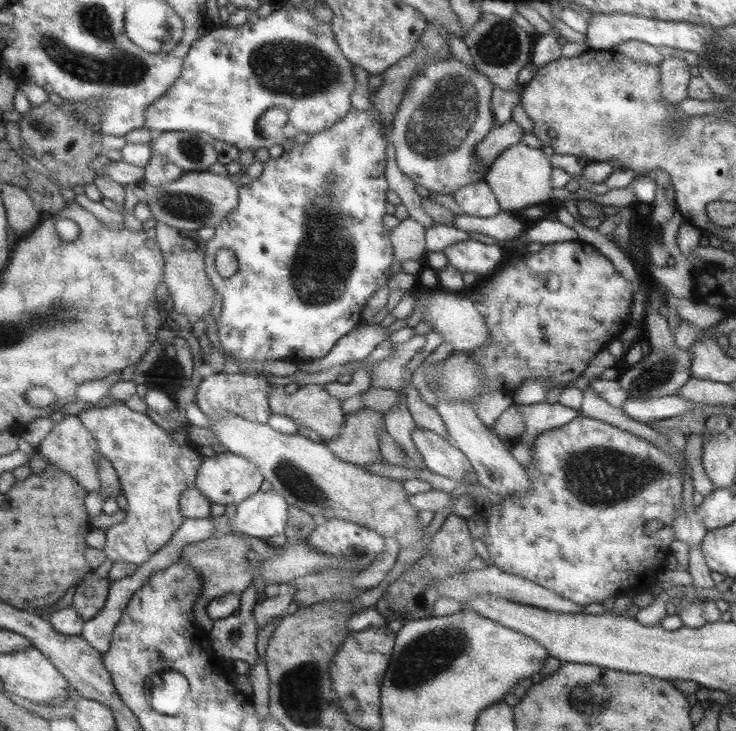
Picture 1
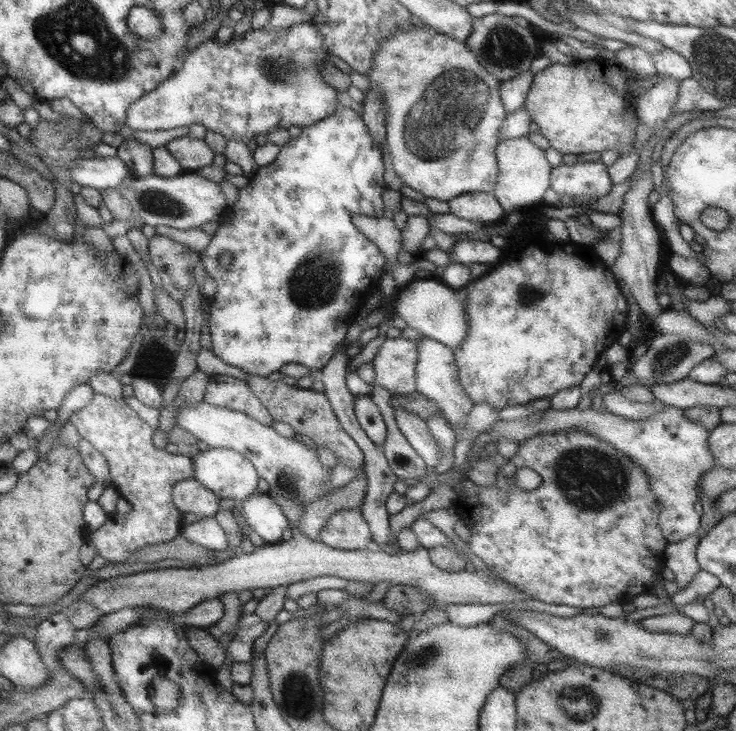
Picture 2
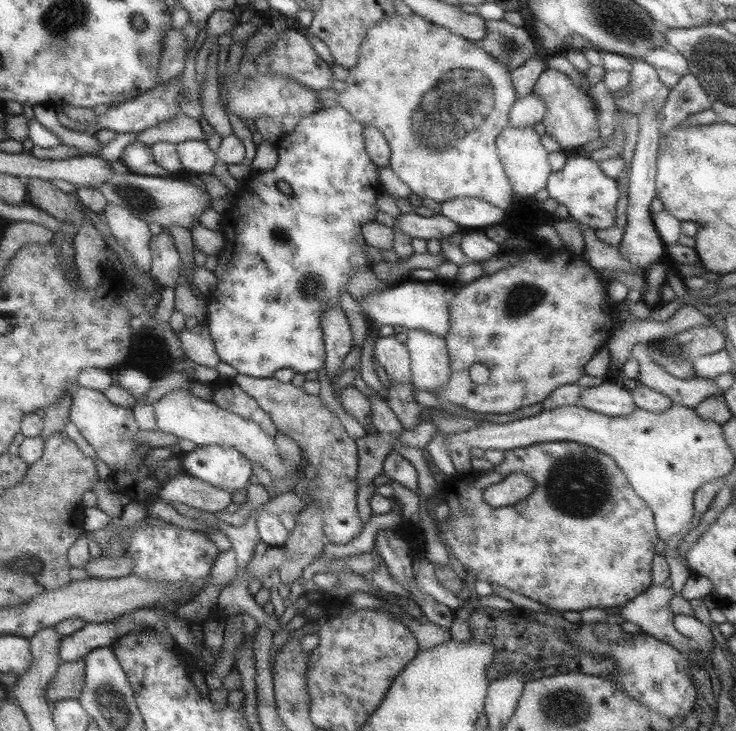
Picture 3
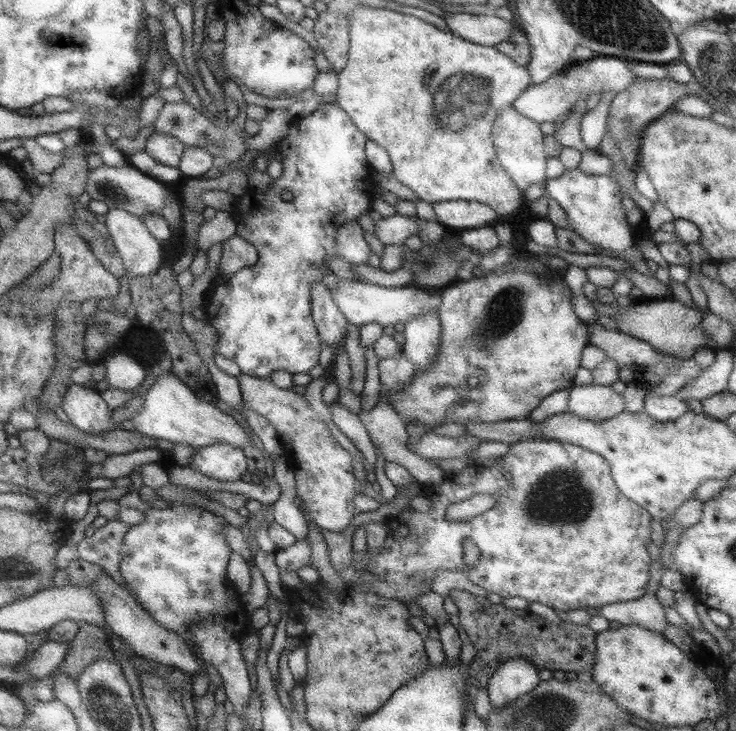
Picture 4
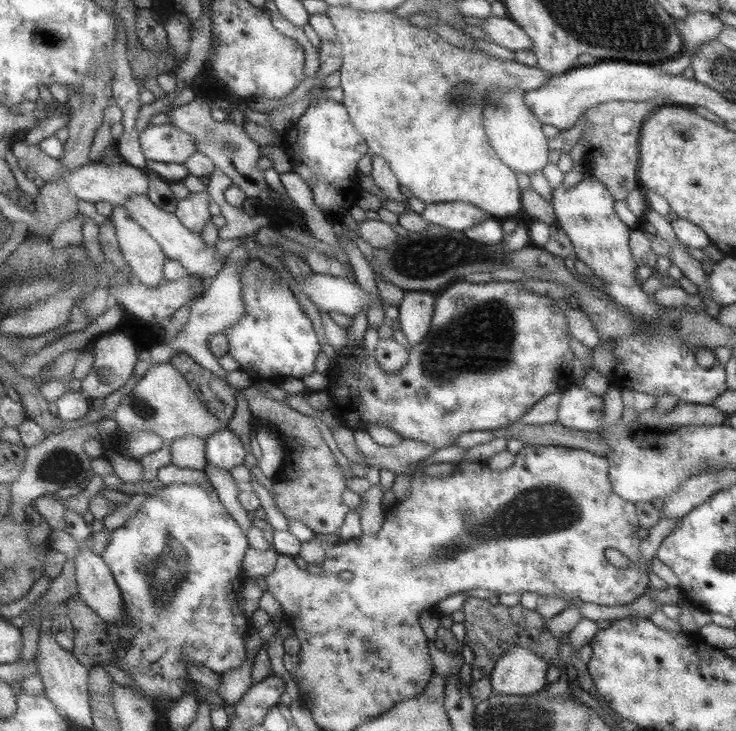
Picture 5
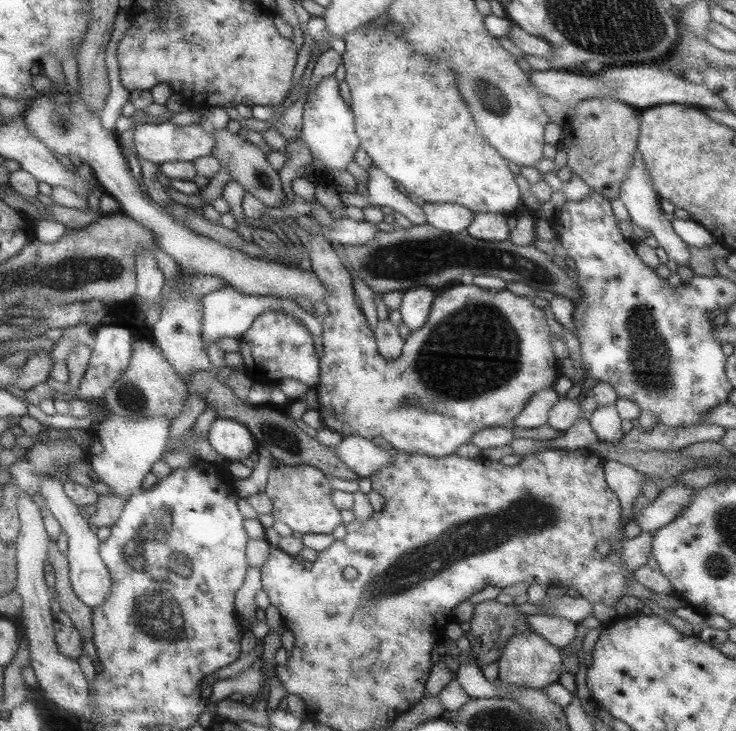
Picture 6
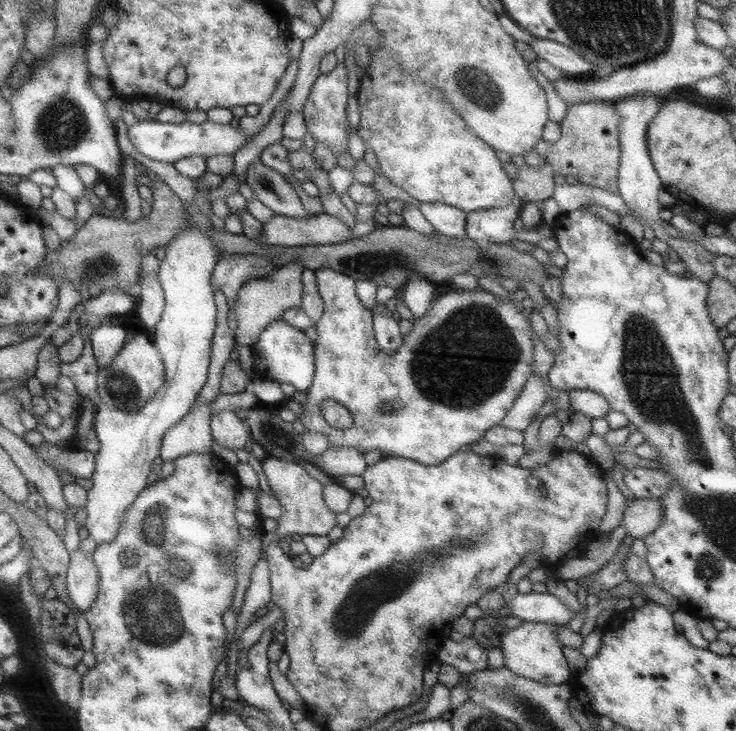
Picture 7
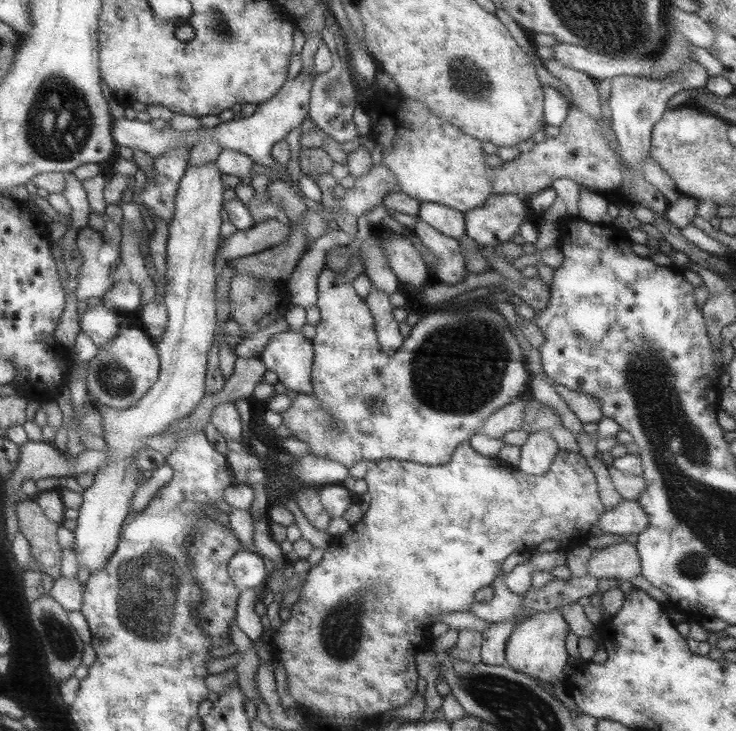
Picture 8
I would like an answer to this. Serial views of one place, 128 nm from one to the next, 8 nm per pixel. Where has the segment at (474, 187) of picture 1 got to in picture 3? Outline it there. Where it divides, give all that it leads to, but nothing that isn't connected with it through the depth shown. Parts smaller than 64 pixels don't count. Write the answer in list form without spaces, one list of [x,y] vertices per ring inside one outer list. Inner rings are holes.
[[[454,198],[441,203],[441,213],[447,219],[457,222],[465,229],[484,229],[484,226],[498,224],[508,210],[494,206],[482,198]]]

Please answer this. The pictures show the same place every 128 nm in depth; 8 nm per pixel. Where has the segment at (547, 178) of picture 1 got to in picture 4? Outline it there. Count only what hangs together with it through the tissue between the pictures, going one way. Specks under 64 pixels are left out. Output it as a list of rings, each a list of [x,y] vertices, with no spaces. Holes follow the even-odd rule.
[[[508,106],[494,121],[492,141],[502,167],[514,180],[520,191],[525,192],[532,184],[539,184],[547,179],[546,168],[549,159],[540,123],[522,116],[513,106]]]

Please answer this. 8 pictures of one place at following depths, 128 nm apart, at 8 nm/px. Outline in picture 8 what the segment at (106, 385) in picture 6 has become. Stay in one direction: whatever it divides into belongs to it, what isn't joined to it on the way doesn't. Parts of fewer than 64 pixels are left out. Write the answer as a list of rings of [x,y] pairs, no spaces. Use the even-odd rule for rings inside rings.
[[[101,303],[94,309],[87,309],[82,315],[81,330],[93,340],[97,347],[102,348],[119,333],[121,329],[118,322],[119,314],[118,310],[108,308]]]

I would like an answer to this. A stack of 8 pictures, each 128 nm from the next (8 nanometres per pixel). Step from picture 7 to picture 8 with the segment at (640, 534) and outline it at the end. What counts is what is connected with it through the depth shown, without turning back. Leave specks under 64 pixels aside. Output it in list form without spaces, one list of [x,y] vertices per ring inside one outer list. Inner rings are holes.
[[[624,500],[616,508],[605,510],[595,522],[604,532],[626,536],[639,534],[650,524],[646,511],[637,500]]]

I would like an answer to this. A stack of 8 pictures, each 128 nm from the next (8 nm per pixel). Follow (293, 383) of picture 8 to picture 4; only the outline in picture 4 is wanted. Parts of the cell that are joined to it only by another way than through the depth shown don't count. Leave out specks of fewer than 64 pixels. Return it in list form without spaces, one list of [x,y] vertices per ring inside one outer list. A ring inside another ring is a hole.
[[[331,102],[320,105],[315,112],[306,116],[306,118],[295,119],[285,139],[277,143],[276,150],[282,155],[281,162],[284,168],[284,174],[282,174],[279,179],[273,180],[274,182],[270,184],[270,189],[266,194],[259,194],[256,193],[255,190],[251,190],[249,193],[241,196],[235,204],[232,213],[234,219],[239,223],[236,235],[256,247],[256,251],[258,251],[258,262],[253,266],[246,266],[246,268],[238,270],[238,272],[229,276],[222,274],[222,278],[218,280],[218,286],[222,286],[222,290],[220,292],[210,292],[209,303],[205,306],[205,310],[207,320],[214,327],[217,336],[217,348],[215,351],[218,354],[222,354],[224,358],[234,360],[241,368],[242,374],[258,378],[269,378],[270,374],[275,370],[286,370],[292,375],[306,374],[310,372],[314,366],[318,366],[322,340],[312,316],[312,287],[315,282],[320,283],[325,274],[332,273],[332,270],[328,268],[325,261],[326,258],[336,256],[336,235],[338,229],[349,222],[356,221],[358,223],[361,214],[369,214],[372,210],[370,203],[374,200],[372,190],[375,183],[372,180],[373,176],[370,172],[370,166],[365,154],[366,144],[367,138],[365,134],[354,126],[350,115]],[[283,191],[289,191],[294,195],[294,200],[292,200],[290,204],[286,204],[284,200],[280,198],[280,193]]]

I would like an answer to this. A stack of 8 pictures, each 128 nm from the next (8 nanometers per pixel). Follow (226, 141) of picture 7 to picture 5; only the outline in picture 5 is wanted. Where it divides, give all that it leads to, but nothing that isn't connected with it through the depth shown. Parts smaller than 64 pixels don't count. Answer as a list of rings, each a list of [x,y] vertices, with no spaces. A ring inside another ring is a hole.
[[[170,124],[148,126],[141,133],[140,146],[146,160],[184,164],[196,154],[196,143],[190,134]]]

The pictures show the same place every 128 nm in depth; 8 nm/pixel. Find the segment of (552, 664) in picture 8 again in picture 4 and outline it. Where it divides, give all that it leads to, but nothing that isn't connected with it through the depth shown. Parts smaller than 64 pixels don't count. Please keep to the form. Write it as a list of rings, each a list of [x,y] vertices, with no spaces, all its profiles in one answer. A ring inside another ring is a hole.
[[[509,659],[490,678],[487,693],[493,708],[504,708],[528,694],[541,681],[540,669],[528,659]]]

